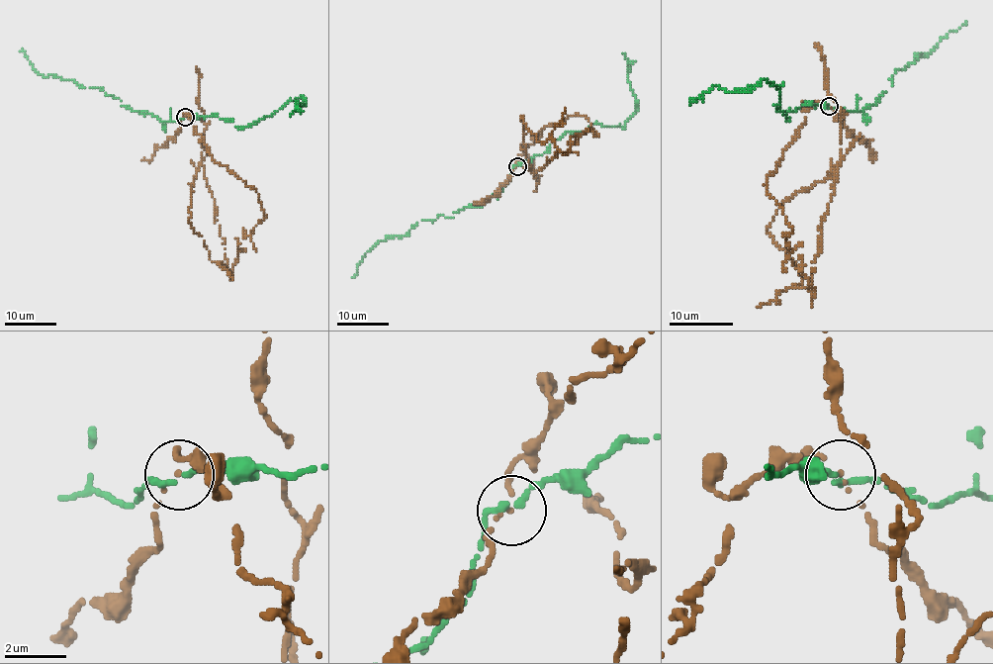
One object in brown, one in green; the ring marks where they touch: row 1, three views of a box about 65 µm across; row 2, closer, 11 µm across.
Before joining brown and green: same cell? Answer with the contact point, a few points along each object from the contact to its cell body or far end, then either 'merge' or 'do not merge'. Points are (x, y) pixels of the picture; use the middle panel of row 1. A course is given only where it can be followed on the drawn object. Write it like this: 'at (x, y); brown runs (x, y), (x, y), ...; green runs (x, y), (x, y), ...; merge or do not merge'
at (517, 166); brown runs (517, 165), (540, 132), (571, 115), (598, 135), (575, 135), (563, 152), (521, 115), (537, 179), (529, 155); green runs (517, 165), (505, 185), (483, 205), (416, 223), (403, 237), (375, 245), (352, 278); do not merge

